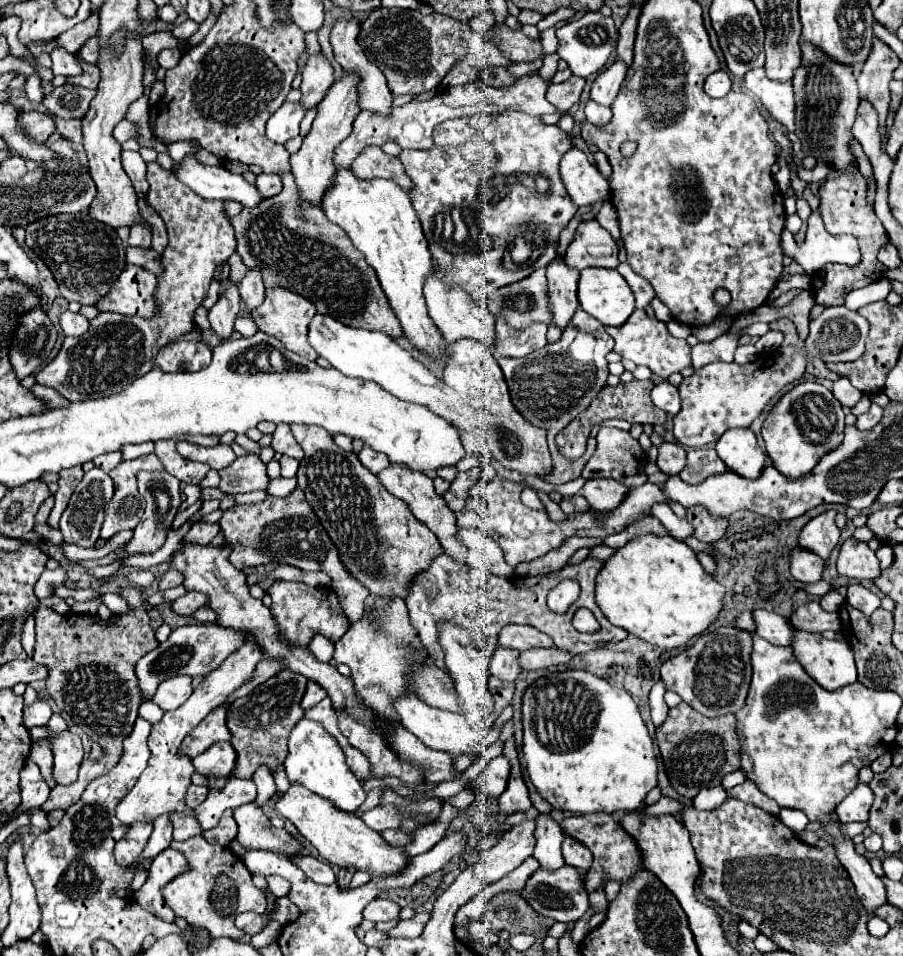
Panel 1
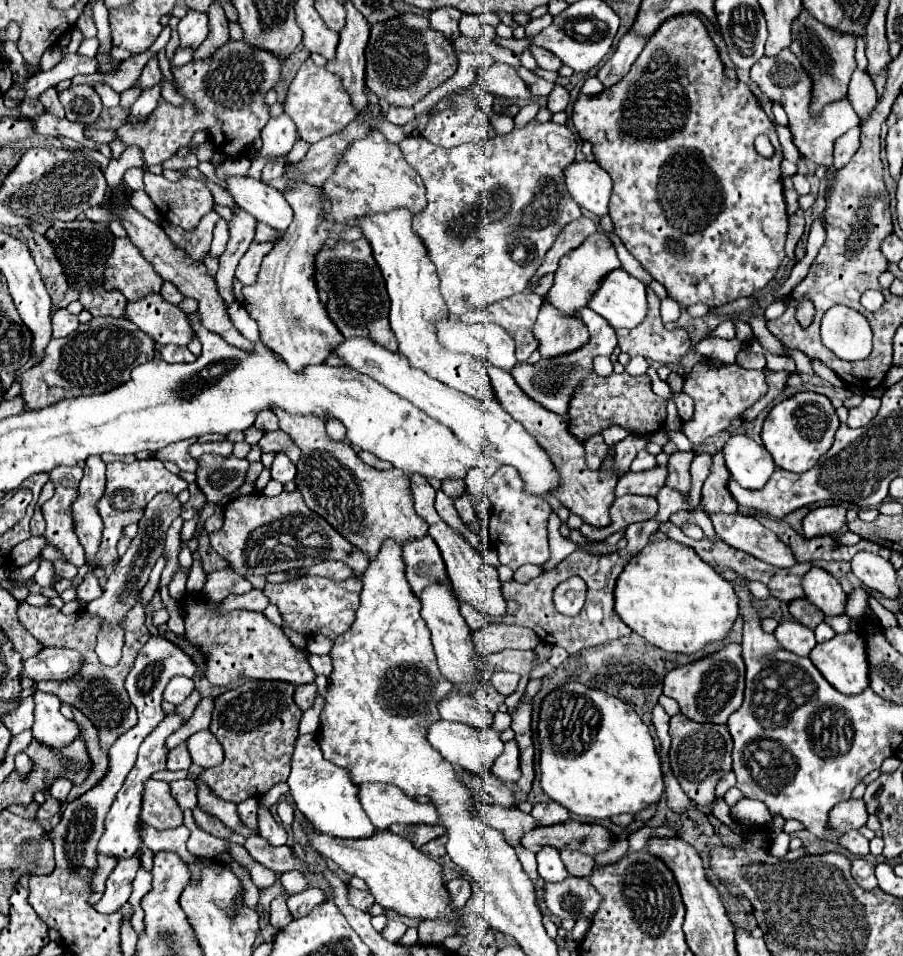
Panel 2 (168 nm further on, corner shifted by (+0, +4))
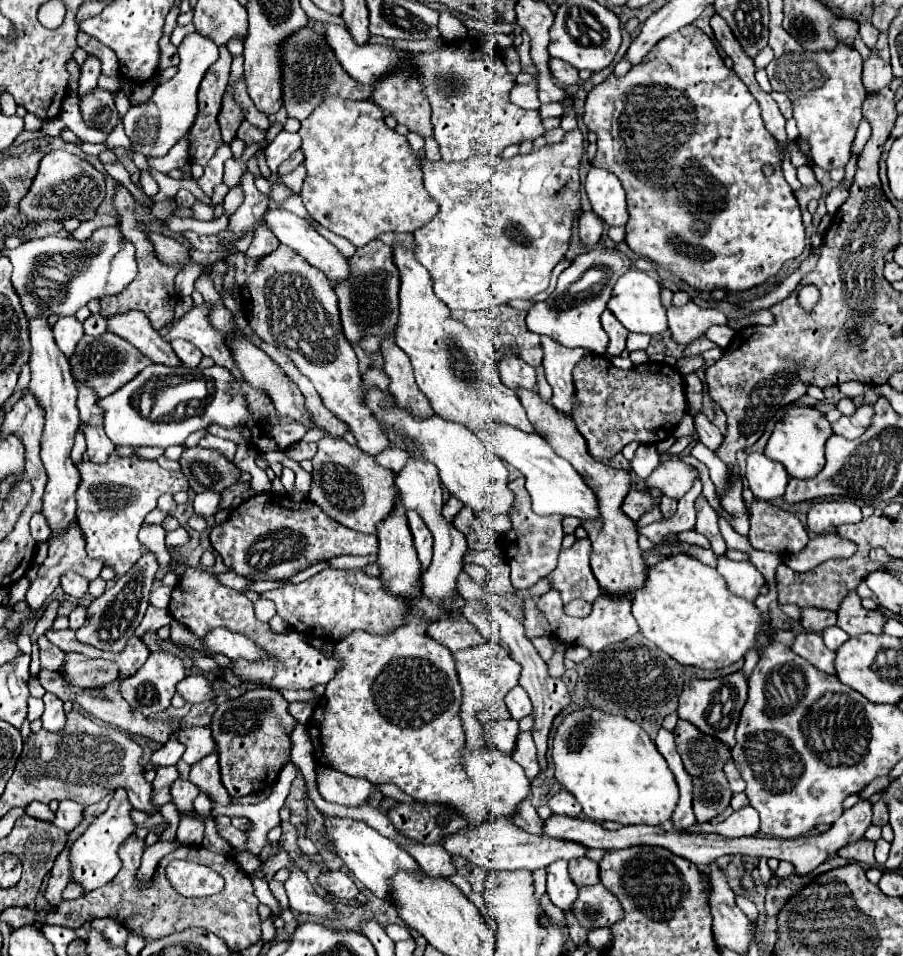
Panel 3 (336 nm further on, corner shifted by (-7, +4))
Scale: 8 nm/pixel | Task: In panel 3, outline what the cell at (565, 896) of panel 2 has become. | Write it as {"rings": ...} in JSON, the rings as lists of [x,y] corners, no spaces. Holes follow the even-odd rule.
{"rings":[[[596,884],[580,888],[580,896],[576,900],[576,918],[588,930],[610,928],[624,918],[624,910],[610,890]]]}

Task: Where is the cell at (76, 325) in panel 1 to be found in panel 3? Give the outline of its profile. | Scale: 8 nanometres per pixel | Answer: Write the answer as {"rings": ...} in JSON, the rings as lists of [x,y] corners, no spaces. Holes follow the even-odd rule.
{"rings":[[[66,316],[66,318],[60,318],[56,322],[56,326],[52,328],[54,332],[54,340],[58,344],[58,348],[64,352],[66,358],[70,358],[80,342],[80,338],[84,336],[84,330],[82,330],[82,324],[74,318],[74,316]]]}

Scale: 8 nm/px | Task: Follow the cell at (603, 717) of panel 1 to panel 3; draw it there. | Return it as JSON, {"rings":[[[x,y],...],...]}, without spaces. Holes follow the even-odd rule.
{"rings":[[[596,708],[572,712],[558,728],[552,756],[556,780],[580,802],[590,820],[658,826],[670,820],[676,808],[678,786],[666,760],[648,734],[626,718],[606,716]]]}

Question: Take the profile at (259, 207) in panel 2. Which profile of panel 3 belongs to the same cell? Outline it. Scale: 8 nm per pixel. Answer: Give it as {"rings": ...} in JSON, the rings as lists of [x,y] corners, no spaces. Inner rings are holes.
{"rings":[[[278,208],[278,210],[268,210],[268,212],[264,214],[264,222],[272,228],[272,232],[276,234],[276,238],[278,238],[282,244],[290,246],[290,248],[292,248],[296,254],[300,254],[310,266],[322,270],[324,276],[326,276],[334,286],[338,286],[338,284],[342,284],[344,280],[348,280],[348,276],[350,276],[348,260],[336,250],[336,246],[332,246],[326,238],[322,238],[304,218],[292,214],[292,212],[284,210],[284,208]]]}

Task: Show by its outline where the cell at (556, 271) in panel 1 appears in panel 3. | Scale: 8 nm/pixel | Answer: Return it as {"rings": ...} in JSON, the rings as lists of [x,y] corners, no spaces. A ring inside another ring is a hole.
{"rings":[[[548,336],[542,338],[544,344],[544,376],[546,382],[552,386],[552,400],[550,404],[564,416],[572,416],[578,398],[576,388],[572,382],[572,368],[582,360],[584,352],[582,348],[564,348],[562,344],[556,344],[556,340],[548,340]]]}

